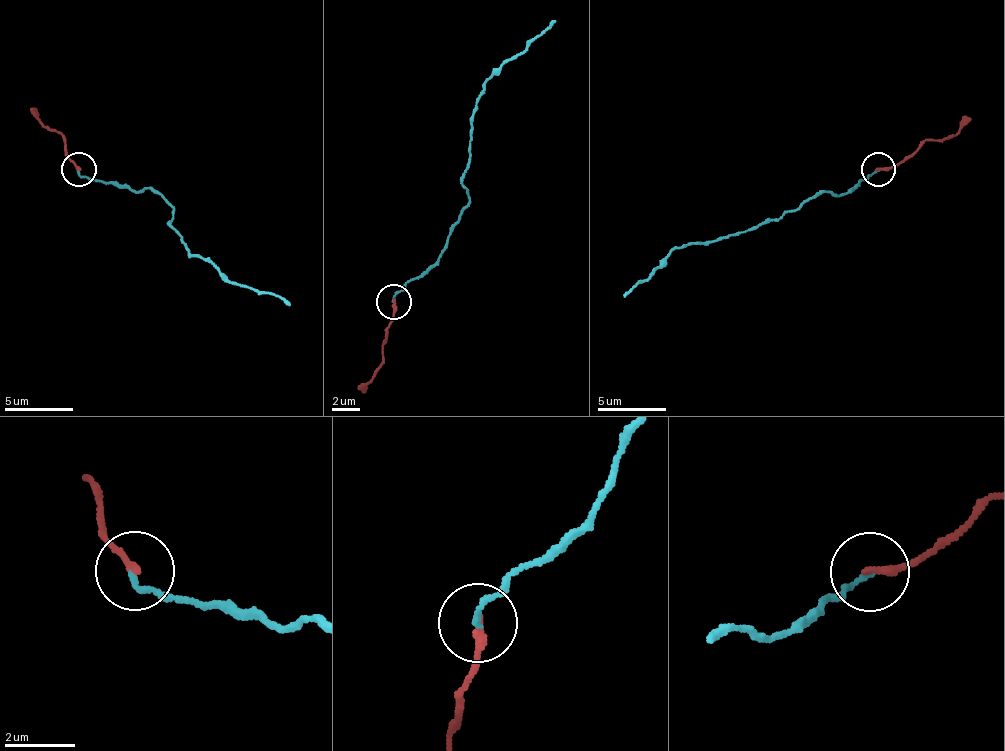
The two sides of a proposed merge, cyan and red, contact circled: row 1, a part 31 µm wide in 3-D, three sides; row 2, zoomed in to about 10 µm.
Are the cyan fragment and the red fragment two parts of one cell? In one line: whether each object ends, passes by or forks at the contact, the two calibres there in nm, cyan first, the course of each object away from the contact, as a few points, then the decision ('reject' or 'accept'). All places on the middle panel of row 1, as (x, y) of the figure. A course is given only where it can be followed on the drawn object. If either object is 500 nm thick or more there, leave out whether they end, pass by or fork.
cyan ends; red ends; calibres 170 and 240 nm; course cyan (394, 302), (399, 293), (438, 259), (466, 205), (463, 184), (470, 126), (484, 79), (556, 22); course red (394, 302), (390, 329), (382, 345), (378, 372), (357, 389); accept

